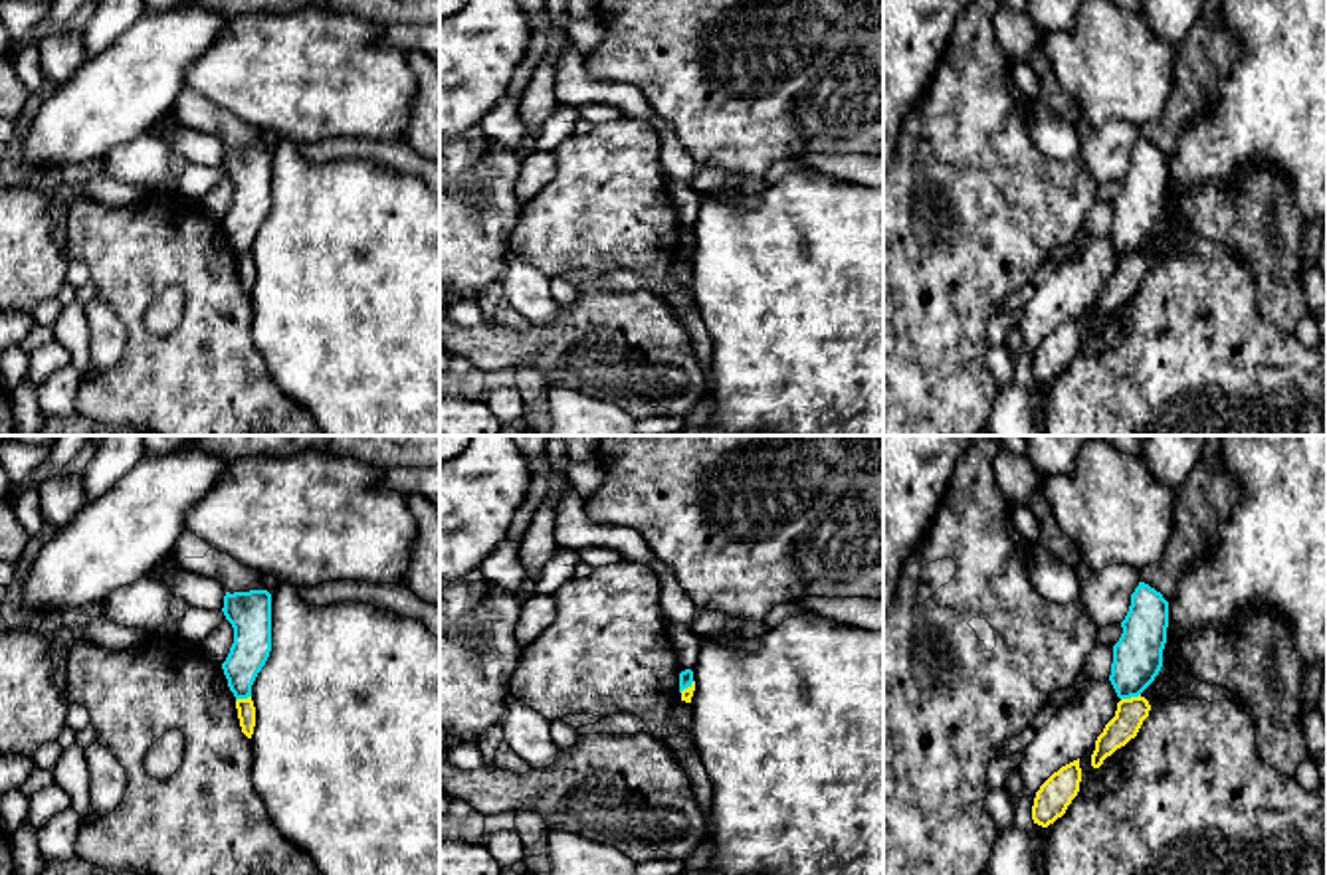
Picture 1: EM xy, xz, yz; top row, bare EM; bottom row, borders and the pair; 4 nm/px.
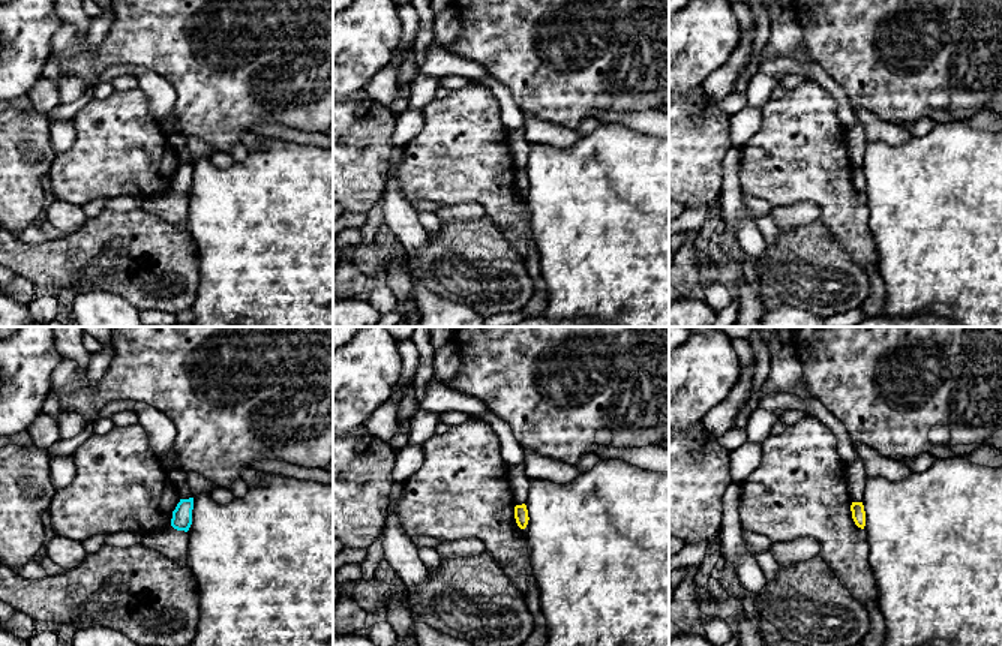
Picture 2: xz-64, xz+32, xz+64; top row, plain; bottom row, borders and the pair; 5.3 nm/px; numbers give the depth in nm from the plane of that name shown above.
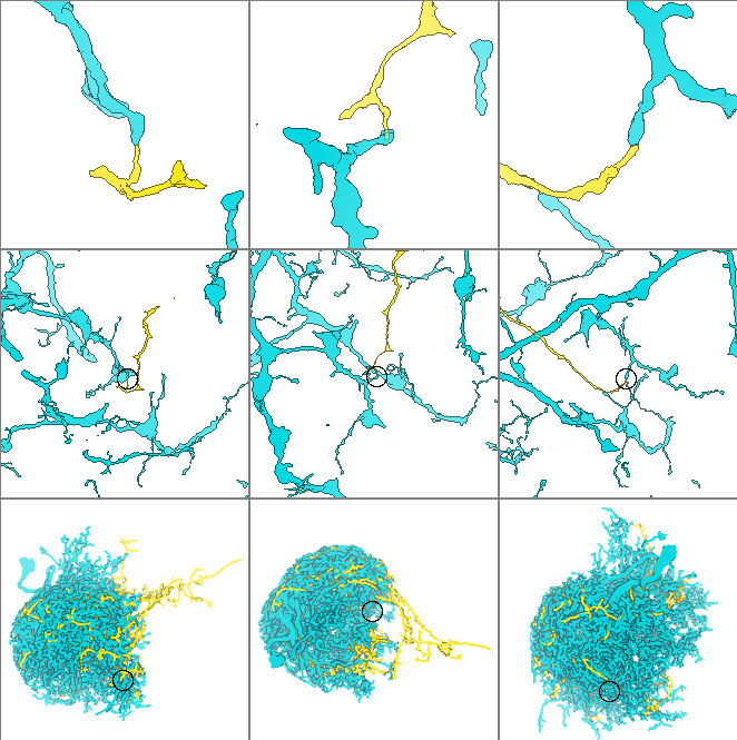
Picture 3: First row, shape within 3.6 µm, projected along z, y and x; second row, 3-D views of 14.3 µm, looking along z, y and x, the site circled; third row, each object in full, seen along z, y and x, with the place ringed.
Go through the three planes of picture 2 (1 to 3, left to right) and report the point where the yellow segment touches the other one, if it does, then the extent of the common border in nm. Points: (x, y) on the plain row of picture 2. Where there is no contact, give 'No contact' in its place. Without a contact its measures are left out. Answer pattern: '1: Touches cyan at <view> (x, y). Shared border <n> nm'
1: No contact
2: No contact
3: No contact

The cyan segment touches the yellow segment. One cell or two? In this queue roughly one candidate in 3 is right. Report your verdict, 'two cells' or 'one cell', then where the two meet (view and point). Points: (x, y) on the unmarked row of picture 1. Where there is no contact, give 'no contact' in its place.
two cells | yz (1129, 254)

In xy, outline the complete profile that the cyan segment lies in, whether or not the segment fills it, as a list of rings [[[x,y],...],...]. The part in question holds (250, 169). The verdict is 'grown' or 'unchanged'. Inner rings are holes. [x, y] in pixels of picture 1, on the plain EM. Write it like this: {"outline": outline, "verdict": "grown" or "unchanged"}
{"outline": [[[226,148],[222,168],[234,184],[234,200],[222,226],[236,257],[248,255],[271,208],[271,150]]], "verdict": "unchanged"}

